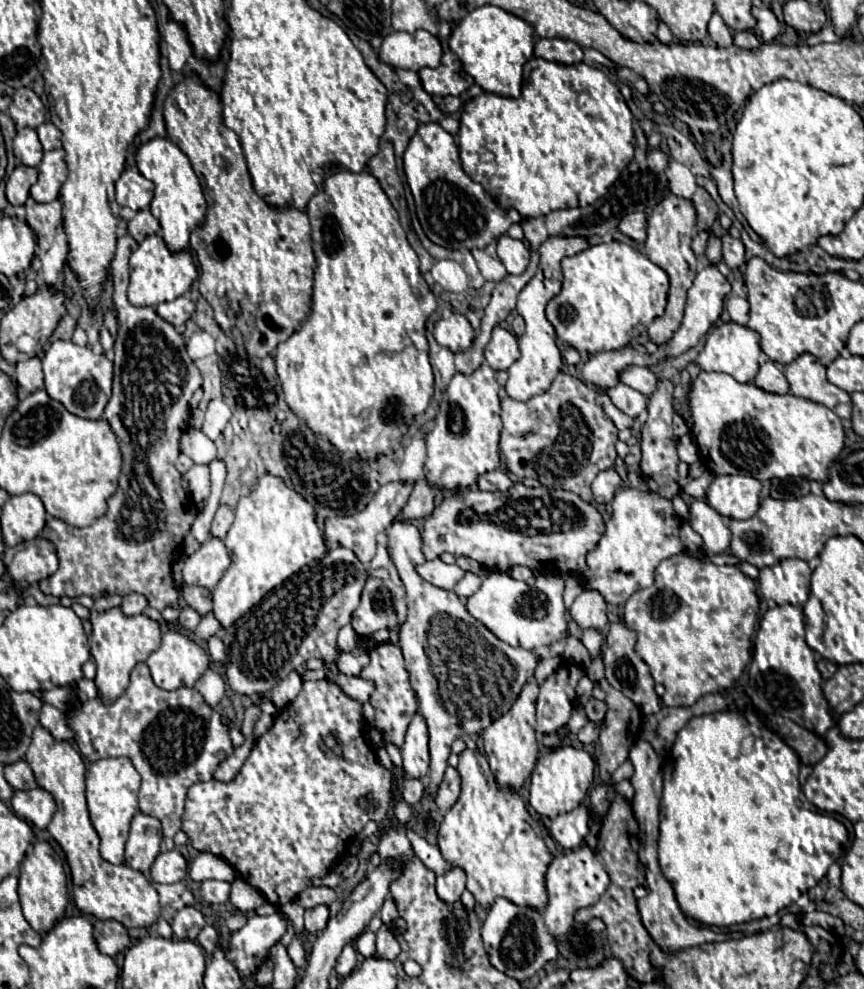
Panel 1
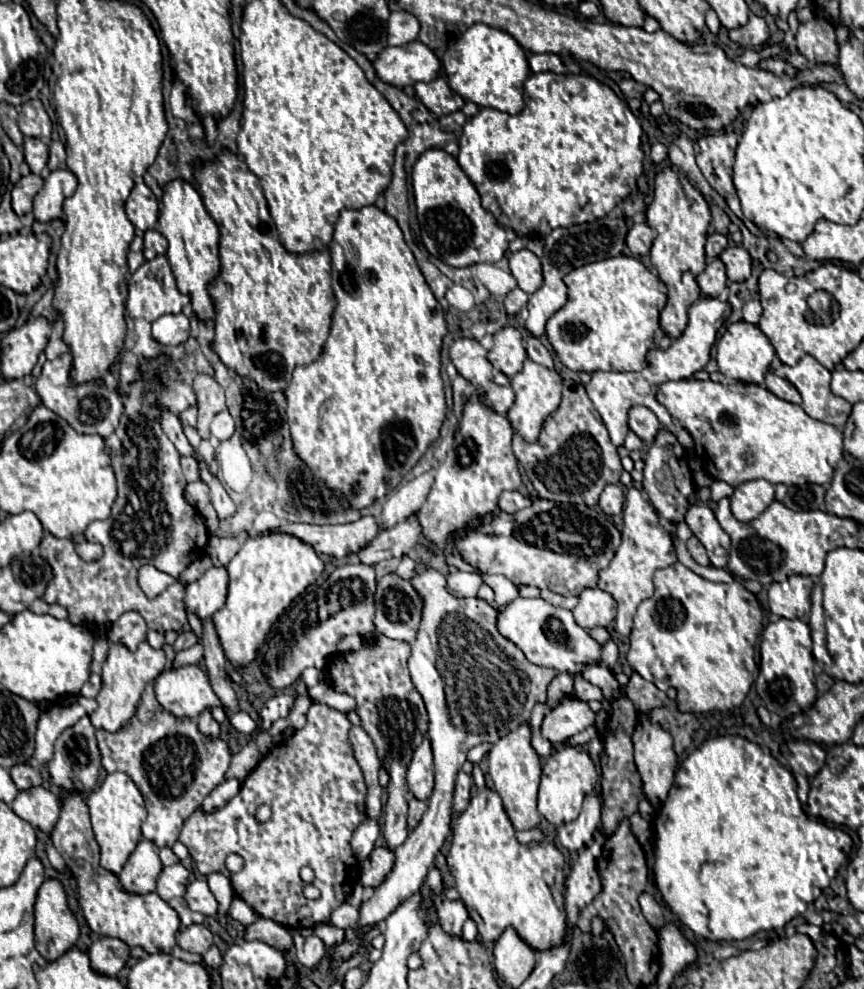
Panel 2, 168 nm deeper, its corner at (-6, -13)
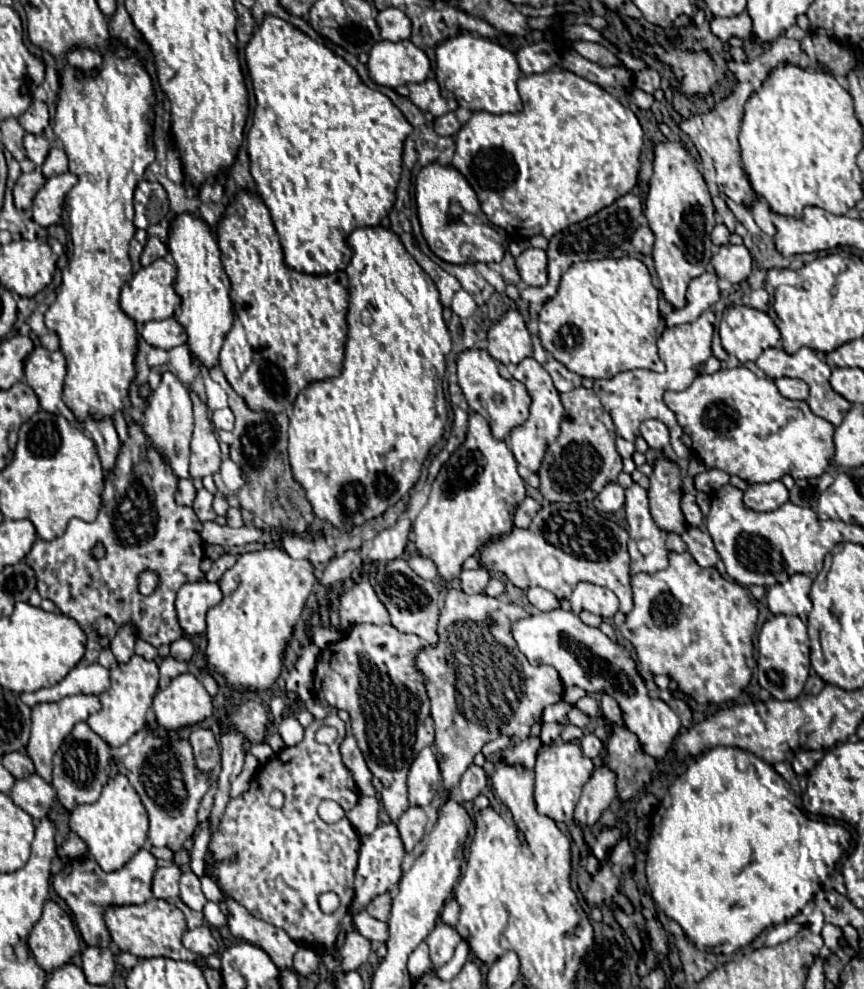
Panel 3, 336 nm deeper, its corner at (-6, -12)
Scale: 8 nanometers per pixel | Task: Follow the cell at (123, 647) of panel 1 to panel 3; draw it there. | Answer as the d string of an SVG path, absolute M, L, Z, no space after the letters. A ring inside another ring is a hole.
M134 655L128 663L116 663L110 669L110 687L98 695L102 709L88 717L88 725L98 733L108 745L120 747L146 723L146 713L152 707L154 693L158 691L158 665L156 661L146 661L142 655Z

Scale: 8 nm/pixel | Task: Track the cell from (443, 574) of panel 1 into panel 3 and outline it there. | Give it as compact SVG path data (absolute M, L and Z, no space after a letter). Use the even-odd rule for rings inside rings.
M484 567L460 573L460 587L464 593L484 593L488 581L490 581L490 573Z

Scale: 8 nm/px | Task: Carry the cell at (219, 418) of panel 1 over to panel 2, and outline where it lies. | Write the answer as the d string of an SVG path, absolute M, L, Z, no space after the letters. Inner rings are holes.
M226 408L214 416L210 430L212 430L212 436L218 440L228 440L234 434L234 420Z

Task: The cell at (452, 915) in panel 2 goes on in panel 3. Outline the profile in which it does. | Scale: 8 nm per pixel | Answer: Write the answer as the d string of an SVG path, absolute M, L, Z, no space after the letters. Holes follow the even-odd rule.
M440 921L440 923L432 929L432 933L428 935L428 939L426 939L426 943L428 943L428 947L430 947L430 959L432 959L432 963L434 963L436 967L446 965L446 963L452 959L454 949L456 949L456 945L458 945L460 939L462 939L462 937L458 935L456 927Z

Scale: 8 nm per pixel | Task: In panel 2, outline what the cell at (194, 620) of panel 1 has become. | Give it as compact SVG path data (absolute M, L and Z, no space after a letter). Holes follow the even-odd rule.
M180 632L172 648L174 648L176 652L180 652L180 650L186 650L186 648L190 648L190 646L194 646L196 642L198 642L198 640L196 640L196 636L194 636L194 632Z

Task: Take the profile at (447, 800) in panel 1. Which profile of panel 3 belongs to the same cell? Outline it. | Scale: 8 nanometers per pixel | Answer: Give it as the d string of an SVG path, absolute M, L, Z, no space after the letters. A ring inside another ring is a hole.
M470 765L466 769L466 773L460 779L460 787L458 787L458 799L462 803L472 801L478 793L482 793L486 789L486 773L482 767L478 765Z

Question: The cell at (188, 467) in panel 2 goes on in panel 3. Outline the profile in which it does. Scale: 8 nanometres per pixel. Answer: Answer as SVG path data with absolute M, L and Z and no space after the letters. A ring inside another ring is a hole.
M164 373L162 383L148 399L146 407L146 419L144 419L144 431L150 437L152 445L164 453L166 461L170 463L176 477L190 477L188 463L190 463L190 435L194 429L194 415L192 415L192 401L188 389L178 381L176 375Z

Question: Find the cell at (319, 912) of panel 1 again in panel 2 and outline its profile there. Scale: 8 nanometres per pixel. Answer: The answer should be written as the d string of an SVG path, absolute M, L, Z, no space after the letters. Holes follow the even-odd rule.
M292 930L292 936L294 936L294 948L296 948L298 962L306 968L314 968L322 960L322 956L326 954L324 942L318 936L304 938L298 934L298 930Z

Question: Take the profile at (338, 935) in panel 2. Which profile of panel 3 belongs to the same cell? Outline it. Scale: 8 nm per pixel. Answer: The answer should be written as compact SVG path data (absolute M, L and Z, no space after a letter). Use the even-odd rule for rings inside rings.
M348 915L342 919L340 931L346 931L346 943L342 943L342 947L336 945L336 955L342 961L342 973L348 973L358 969L362 961L368 961L372 947L366 937L362 937L358 931L352 931Z

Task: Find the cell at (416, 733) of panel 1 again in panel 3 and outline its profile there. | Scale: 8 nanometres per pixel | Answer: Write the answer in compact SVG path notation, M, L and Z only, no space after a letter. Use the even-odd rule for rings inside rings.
M430 747L422 749L414 759L408 773L408 799L410 805L428 807L434 801L434 793L440 787L440 769L436 755Z

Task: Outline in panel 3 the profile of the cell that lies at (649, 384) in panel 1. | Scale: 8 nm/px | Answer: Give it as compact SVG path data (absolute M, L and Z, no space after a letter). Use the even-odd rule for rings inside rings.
M740 365L740 367L734 367L734 369L720 369L720 371L716 371L714 375L702 373L702 375L698 375L698 377L694 379L694 383L692 383L688 389L684 389L684 391L666 391L666 393L664 393L664 403L668 405L668 409L674 411L674 415L676 415L676 419L678 419L678 423L682 425L684 433L690 435L690 439L692 439L692 451L700 457L700 461L702 461L708 469L720 469L720 471L724 471L724 473L728 473L728 475L738 475L738 477L744 479L746 483L770 483L772 479L782 479L784 475L792 475L794 479L820 477L820 475L826 471L826 467L830 465L830 459L834 457L834 425L828 423L826 419L814 415L814 413L810 411L810 407L806 405L806 401L792 401L792 399L782 397L782 395L778 393L778 389L776 389L776 385L774 385L772 379L760 379L760 377L756 377L750 369L746 369L746 367L742 367L742 365Z

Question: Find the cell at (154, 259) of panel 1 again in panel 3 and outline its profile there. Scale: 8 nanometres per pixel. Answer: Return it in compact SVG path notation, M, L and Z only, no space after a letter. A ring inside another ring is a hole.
M156 259L148 267L142 267L124 287L120 295L120 307L128 317L134 321L146 323L152 319L168 319L178 313L180 307L180 297L174 291L174 281L176 281L176 267L168 263L166 259Z

